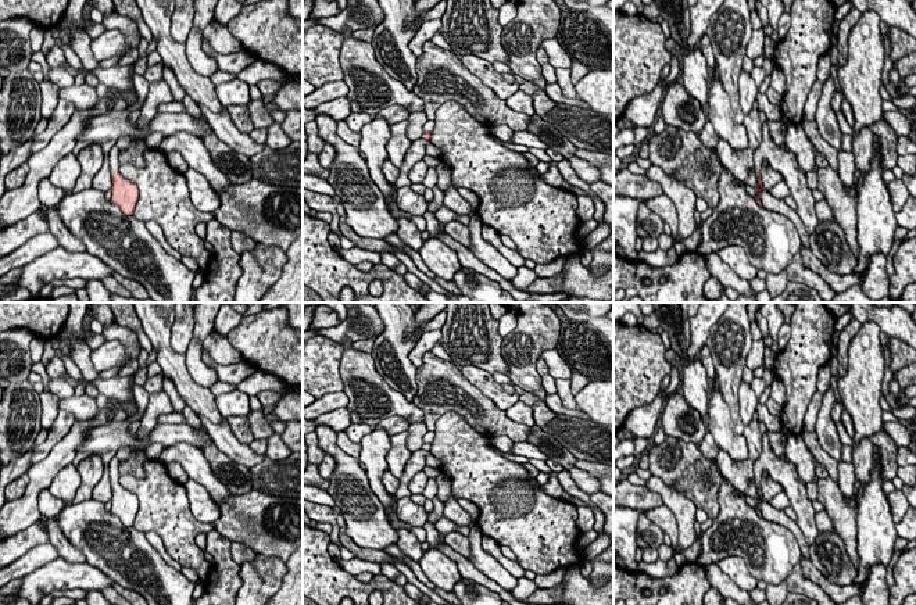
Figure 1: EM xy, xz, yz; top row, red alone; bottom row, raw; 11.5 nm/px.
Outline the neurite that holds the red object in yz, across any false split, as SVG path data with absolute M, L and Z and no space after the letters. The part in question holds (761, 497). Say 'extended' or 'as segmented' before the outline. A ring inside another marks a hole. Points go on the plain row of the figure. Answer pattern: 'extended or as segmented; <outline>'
extended; M769 432L762 434L762 452L754 462L754 477L759 491L759 497L756 498L758 504L763 501L761 491L761 476L763 470L766 470L774 482L779 482L783 486L790 506L797 515L797 523L805 536L806 544L813 544L819 534L819 529L815 522L816 512L806 495L806 487L799 482L795 463L792 463L786 454L777 457L772 451Z

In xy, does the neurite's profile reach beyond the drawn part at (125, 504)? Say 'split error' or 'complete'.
split error

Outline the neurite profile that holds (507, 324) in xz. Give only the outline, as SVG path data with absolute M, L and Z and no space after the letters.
M509 309L505 315L502 315L498 321L498 333L501 337L505 337L516 327L519 311Z

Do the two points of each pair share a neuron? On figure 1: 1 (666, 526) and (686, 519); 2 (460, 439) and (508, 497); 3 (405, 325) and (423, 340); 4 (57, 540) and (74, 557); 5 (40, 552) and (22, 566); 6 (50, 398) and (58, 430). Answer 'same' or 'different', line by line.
1: different
2: same
3: different
4: same
5: same
6: different

